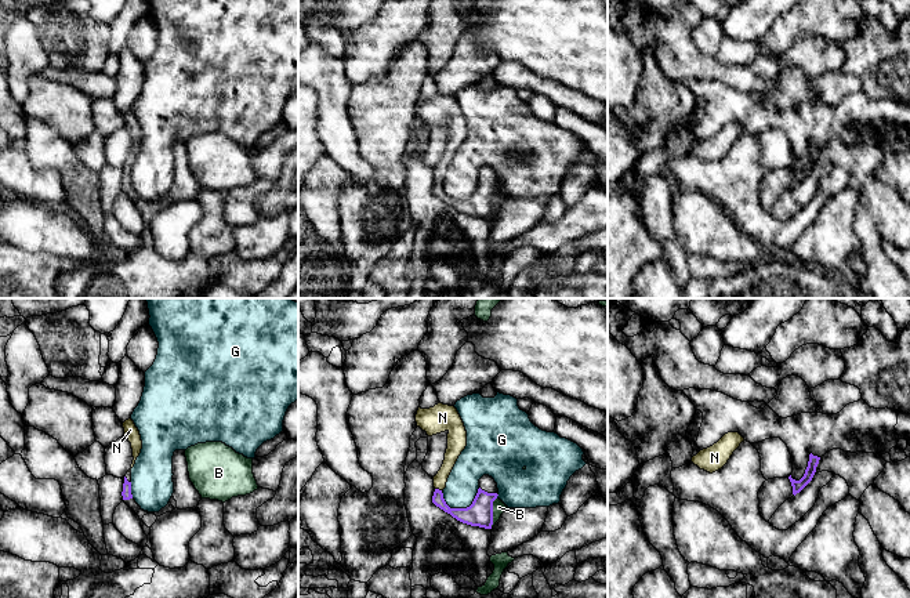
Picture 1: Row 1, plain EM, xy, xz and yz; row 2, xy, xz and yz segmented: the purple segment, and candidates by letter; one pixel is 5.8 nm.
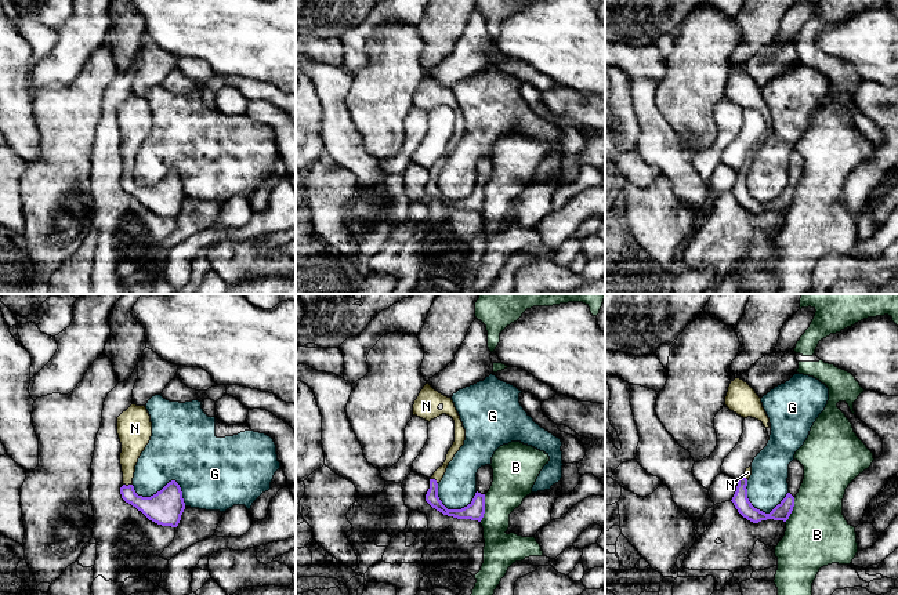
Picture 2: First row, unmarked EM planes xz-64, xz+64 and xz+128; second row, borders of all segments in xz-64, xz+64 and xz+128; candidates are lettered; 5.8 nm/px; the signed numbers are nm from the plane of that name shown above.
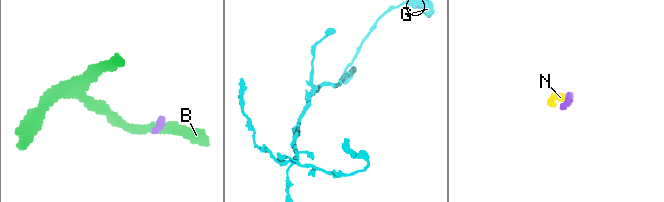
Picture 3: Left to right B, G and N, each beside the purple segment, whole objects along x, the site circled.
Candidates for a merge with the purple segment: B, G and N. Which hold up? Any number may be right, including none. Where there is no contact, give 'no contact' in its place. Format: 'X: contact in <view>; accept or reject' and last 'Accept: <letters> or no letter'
B: contact in xz; reject
G: contact in xz; reject
N: contact in xz; accept
Accept: N

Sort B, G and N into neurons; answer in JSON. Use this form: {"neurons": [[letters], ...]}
{"neurons": [["B"], ["G"], ["N"]]}

